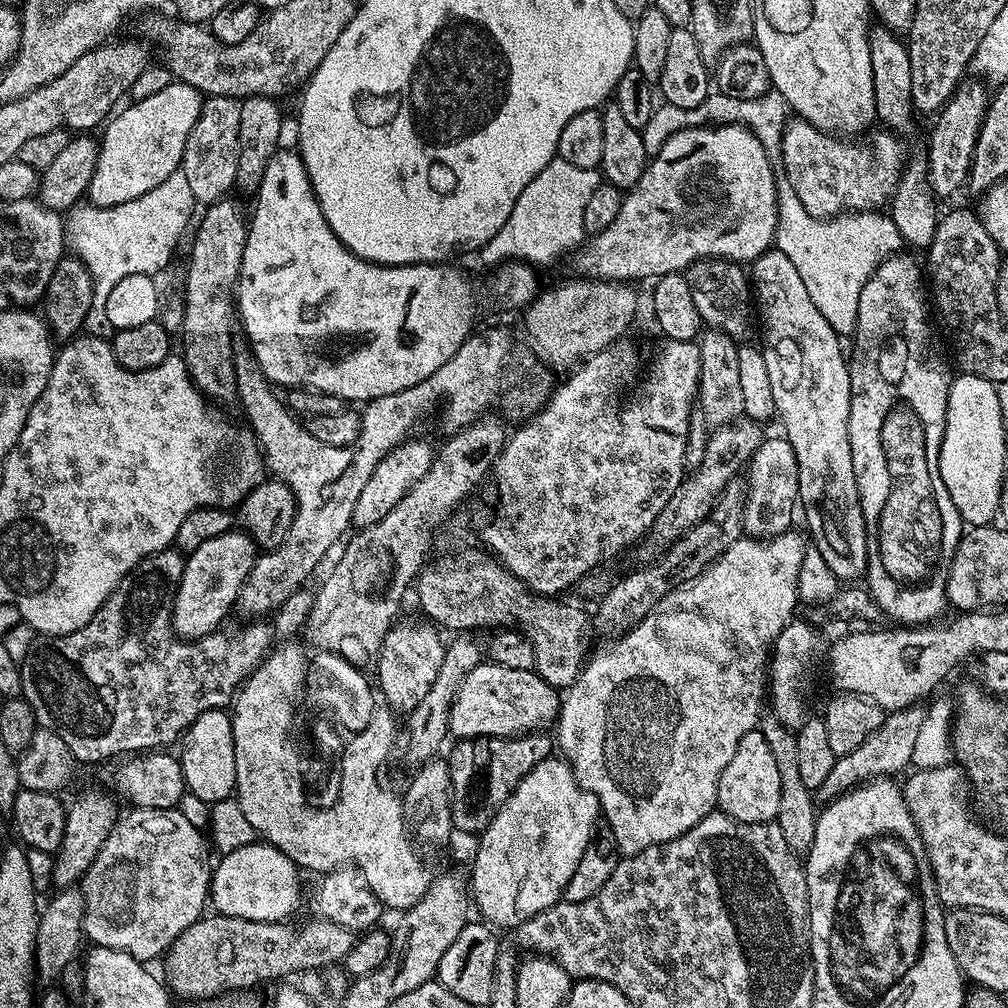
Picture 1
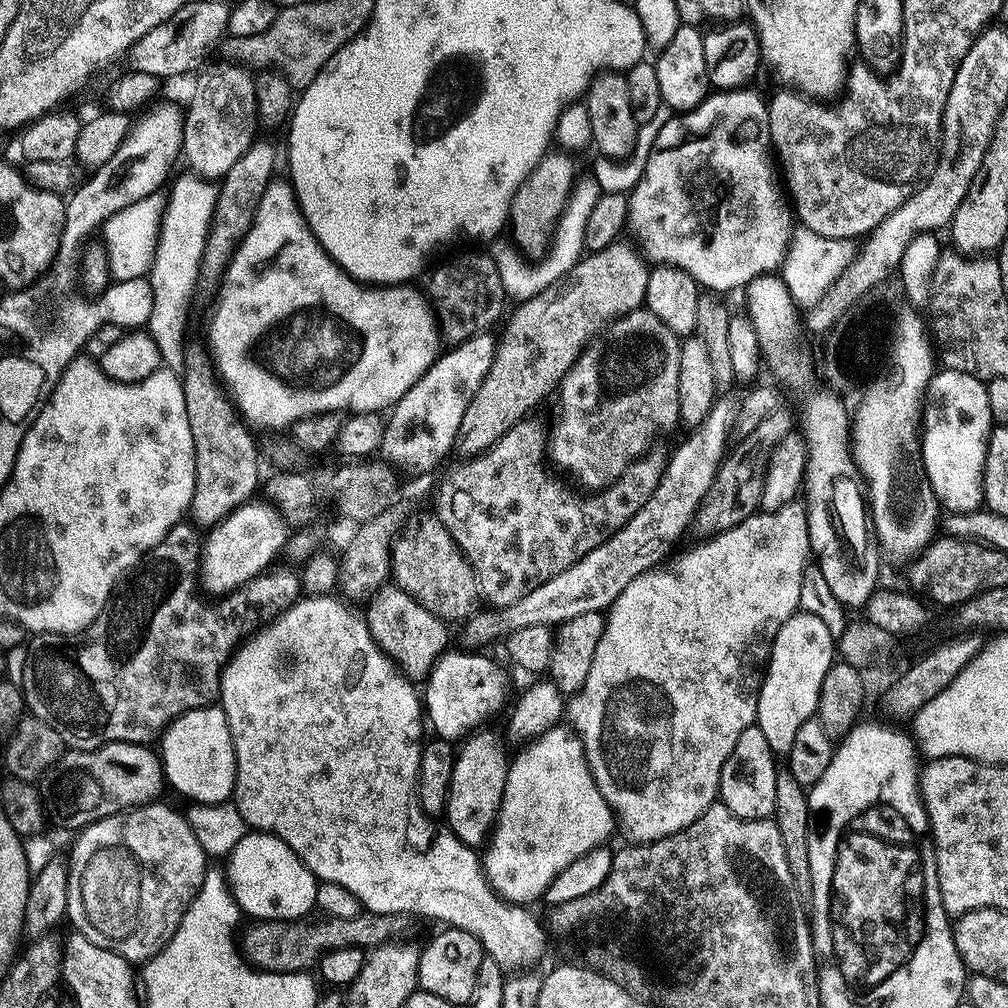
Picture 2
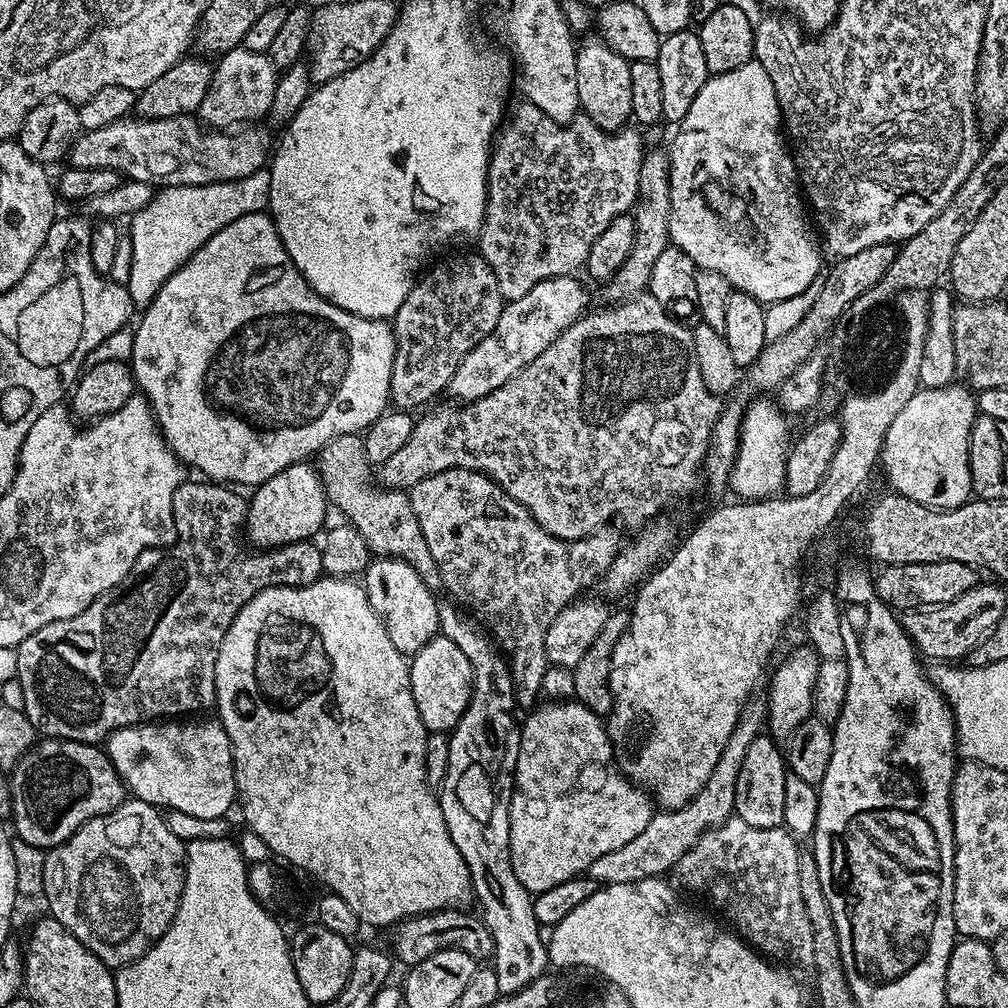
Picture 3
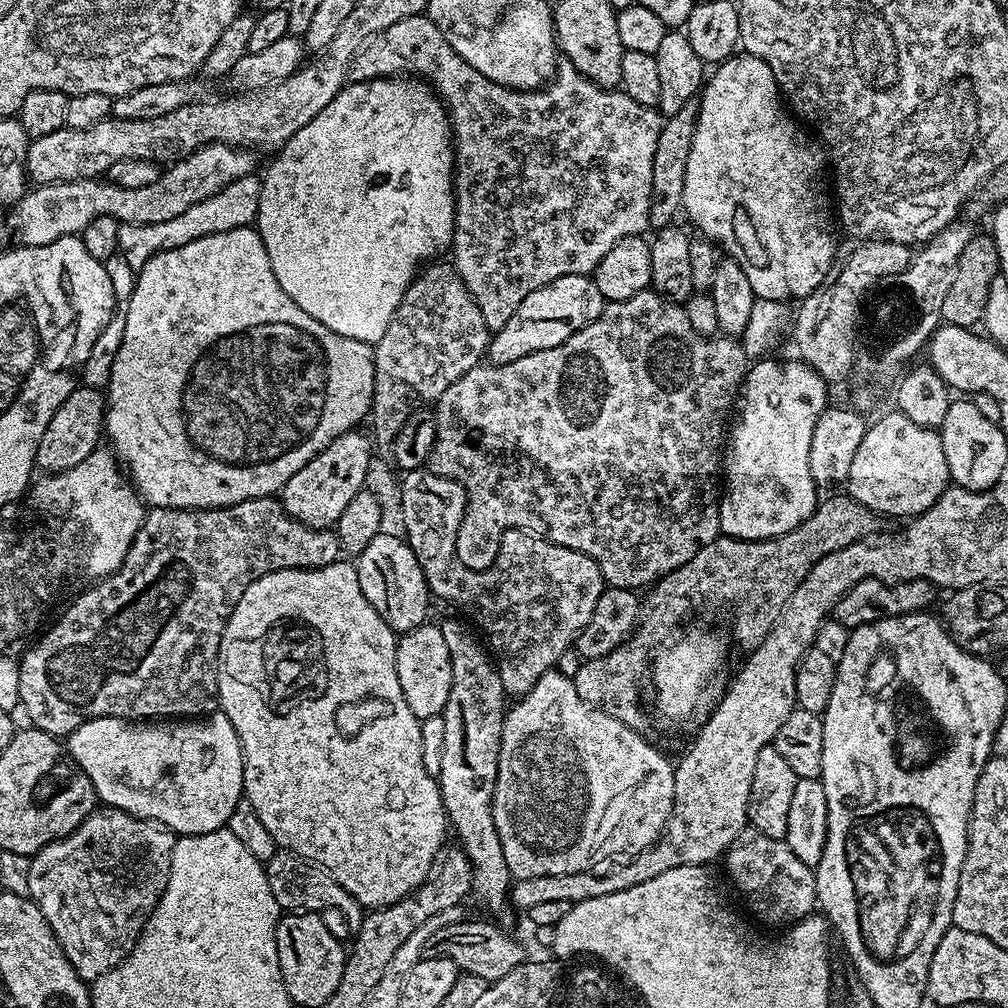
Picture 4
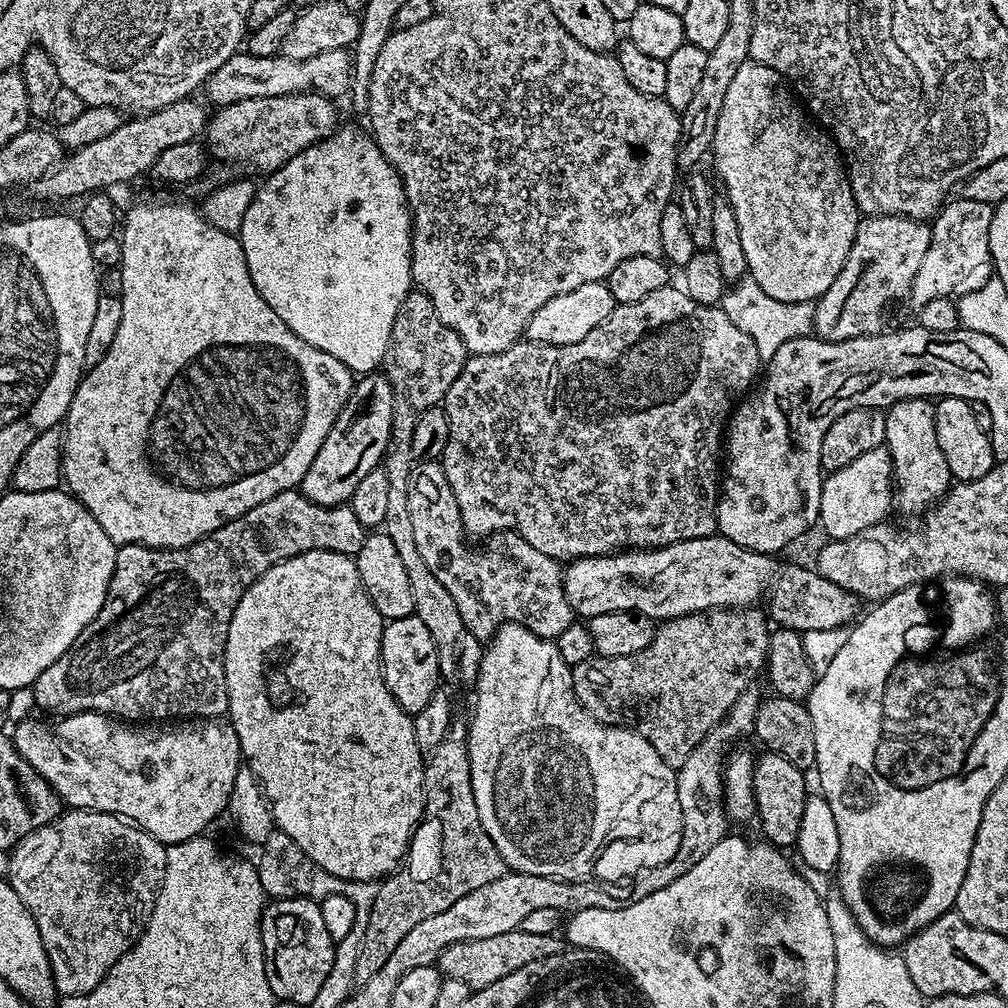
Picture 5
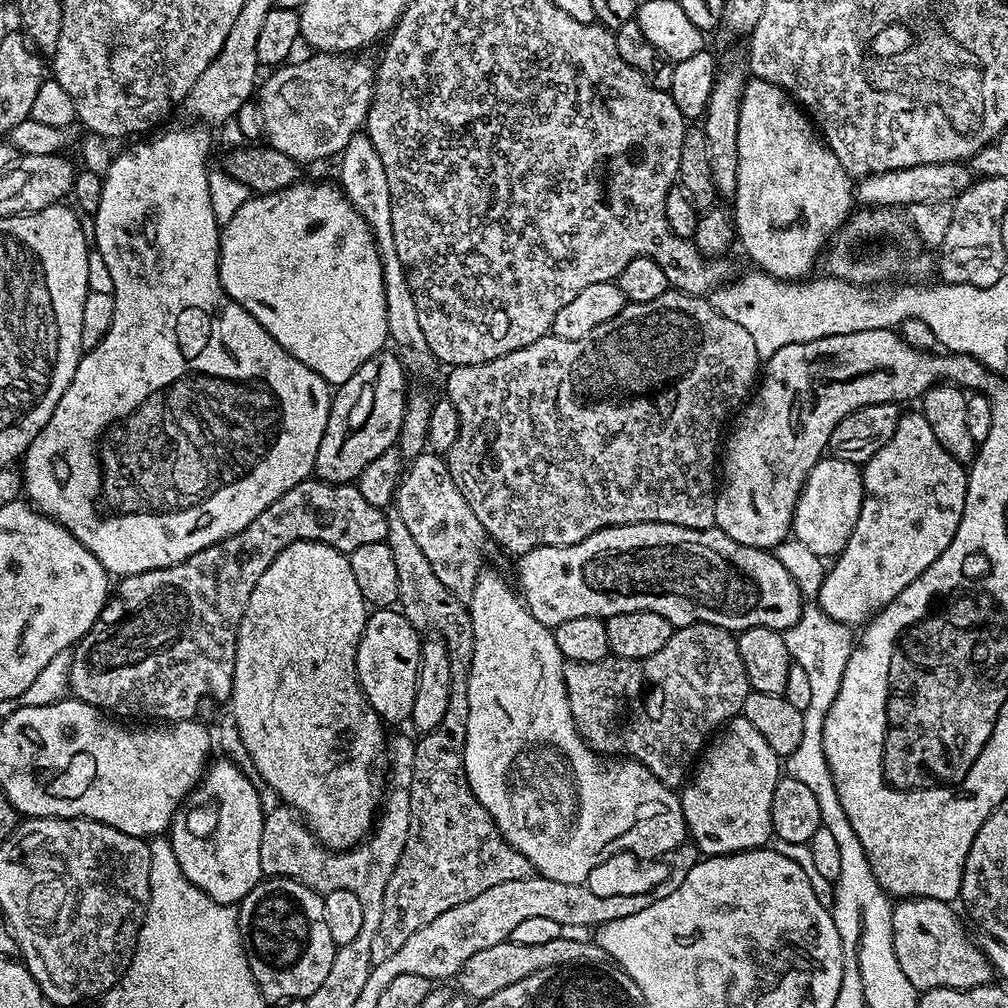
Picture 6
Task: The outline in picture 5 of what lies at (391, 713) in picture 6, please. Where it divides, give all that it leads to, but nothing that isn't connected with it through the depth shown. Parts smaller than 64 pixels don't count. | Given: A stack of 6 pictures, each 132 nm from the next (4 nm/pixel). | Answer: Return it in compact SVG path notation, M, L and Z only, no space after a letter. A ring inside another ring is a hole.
M415 614L385 623L382 630L380 665L390 694L394 694L402 711L409 714L424 709L426 702L430 702L430 698L434 698L434 694L441 687L442 677L434 638L430 638L430 629Z

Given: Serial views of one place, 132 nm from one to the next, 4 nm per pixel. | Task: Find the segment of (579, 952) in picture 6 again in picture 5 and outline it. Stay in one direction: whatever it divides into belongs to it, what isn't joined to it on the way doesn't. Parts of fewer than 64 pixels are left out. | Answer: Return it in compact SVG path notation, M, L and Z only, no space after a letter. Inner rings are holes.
M517 930L494 934L494 938L478 938L451 944L442 950L438 967L447 979L466 982L468 988L475 990L494 986L498 978L506 978L506 974L511 974L530 962L551 961L551 956L558 955L563 948L566 948L566 944L559 935L526 934Z

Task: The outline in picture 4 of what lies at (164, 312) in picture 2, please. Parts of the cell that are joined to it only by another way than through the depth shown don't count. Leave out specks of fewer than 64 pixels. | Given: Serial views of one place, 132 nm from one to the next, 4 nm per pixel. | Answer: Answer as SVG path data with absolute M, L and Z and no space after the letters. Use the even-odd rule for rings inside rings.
M251 174L230 182L224 189L218 190L216 194L202 202L194 202L194 206L182 210L178 218L170 218L170 222L121 224L118 230L118 254L126 258L126 262L130 262L132 269L138 273L142 270L142 266L146 266L146 262L150 262L150 258L154 258L154 254L186 246L186 242L194 242L215 232L255 225L259 197L260 180Z

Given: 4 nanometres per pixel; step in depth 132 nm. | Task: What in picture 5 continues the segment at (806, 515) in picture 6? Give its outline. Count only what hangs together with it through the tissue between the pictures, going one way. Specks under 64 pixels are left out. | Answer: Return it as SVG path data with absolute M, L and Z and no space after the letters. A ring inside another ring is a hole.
M881 446L866 450L866 454L862 454L862 458L854 458L850 466L842 466L842 470L825 475L818 524L824 527L825 537L841 540L881 523L891 508L894 508L892 455L887 447Z

